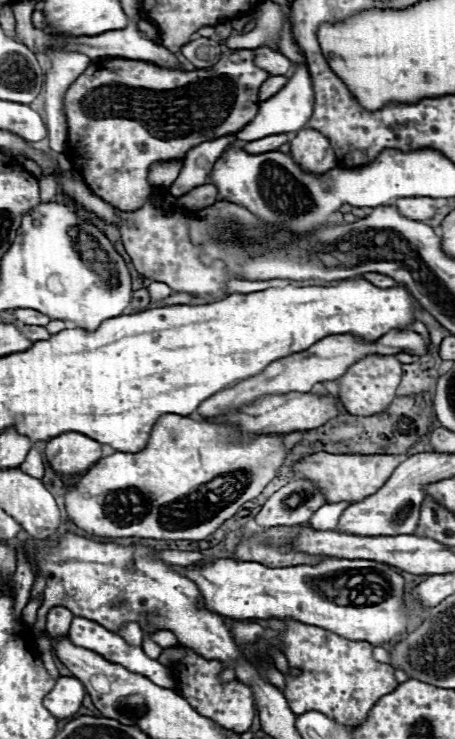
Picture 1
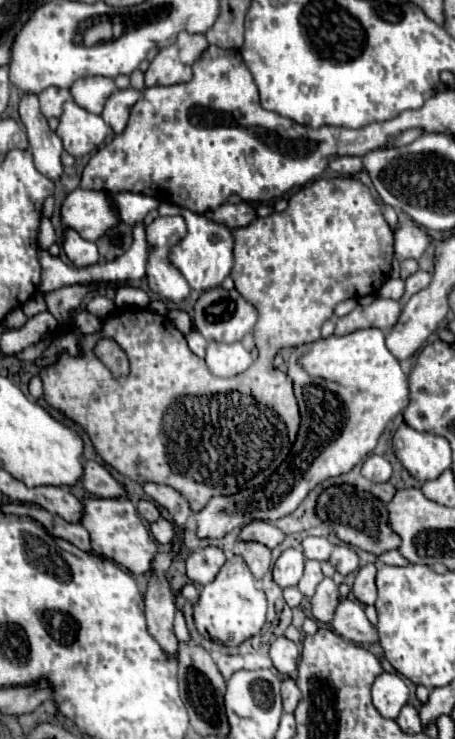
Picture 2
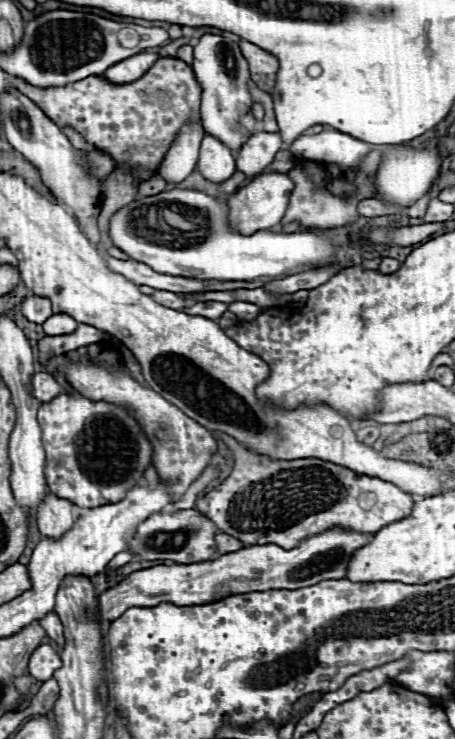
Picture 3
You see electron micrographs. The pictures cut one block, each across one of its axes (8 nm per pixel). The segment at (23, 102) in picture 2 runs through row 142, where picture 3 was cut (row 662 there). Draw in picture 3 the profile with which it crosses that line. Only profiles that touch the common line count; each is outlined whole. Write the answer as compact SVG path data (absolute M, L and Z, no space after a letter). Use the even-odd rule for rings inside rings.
M40 644L32 656L30 656L30 664L28 664L28 672L36 678L36 680L50 680L52 674L62 666L60 654L54 652L54 648L50 644Z

